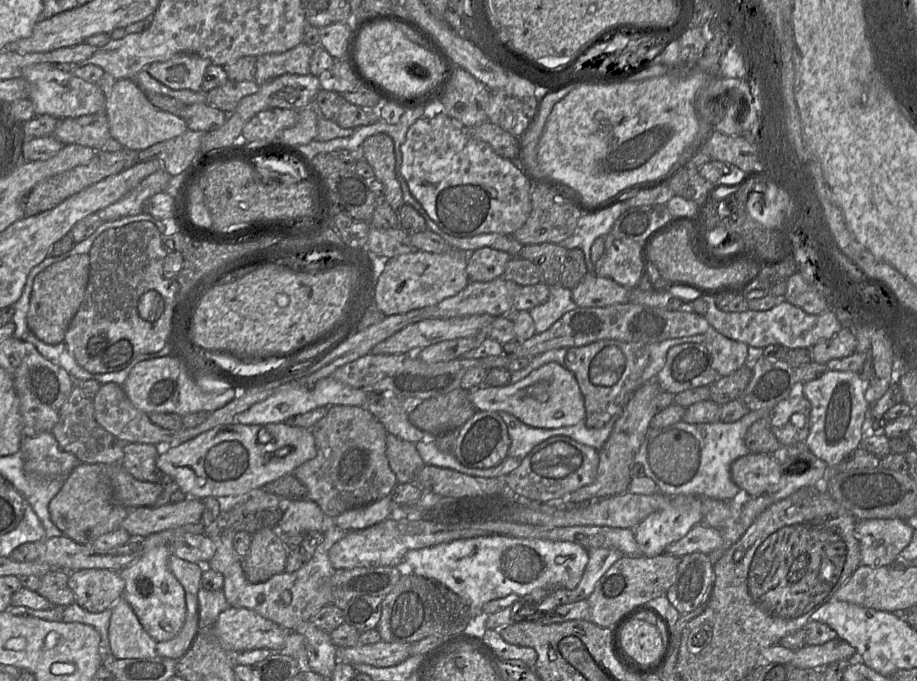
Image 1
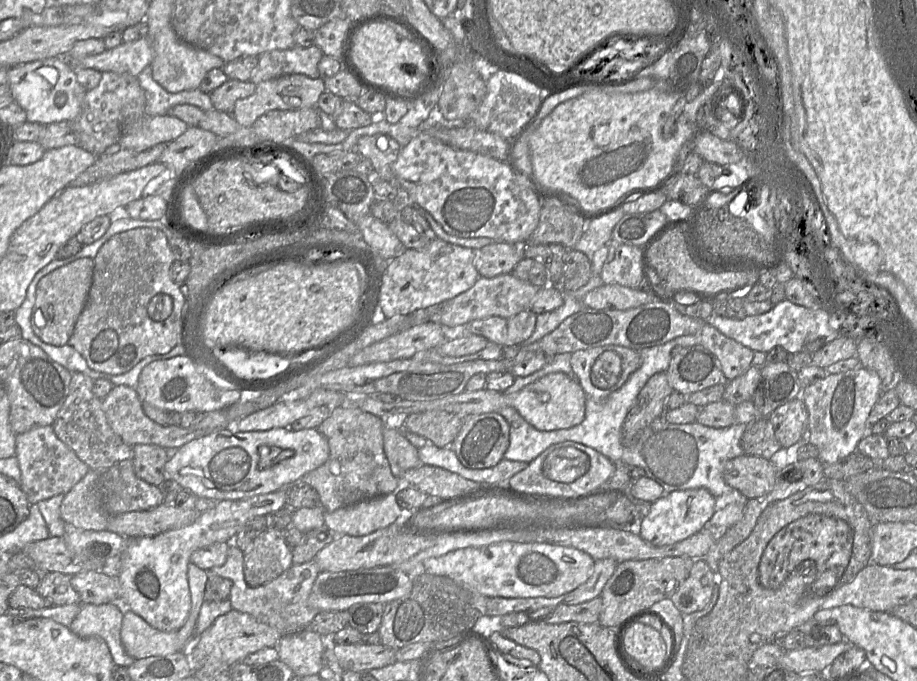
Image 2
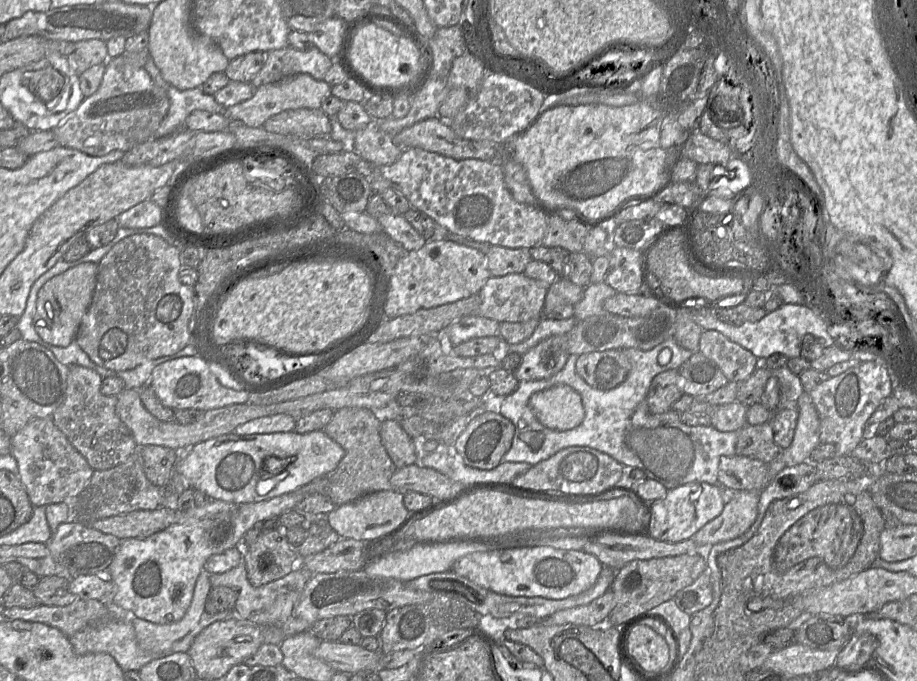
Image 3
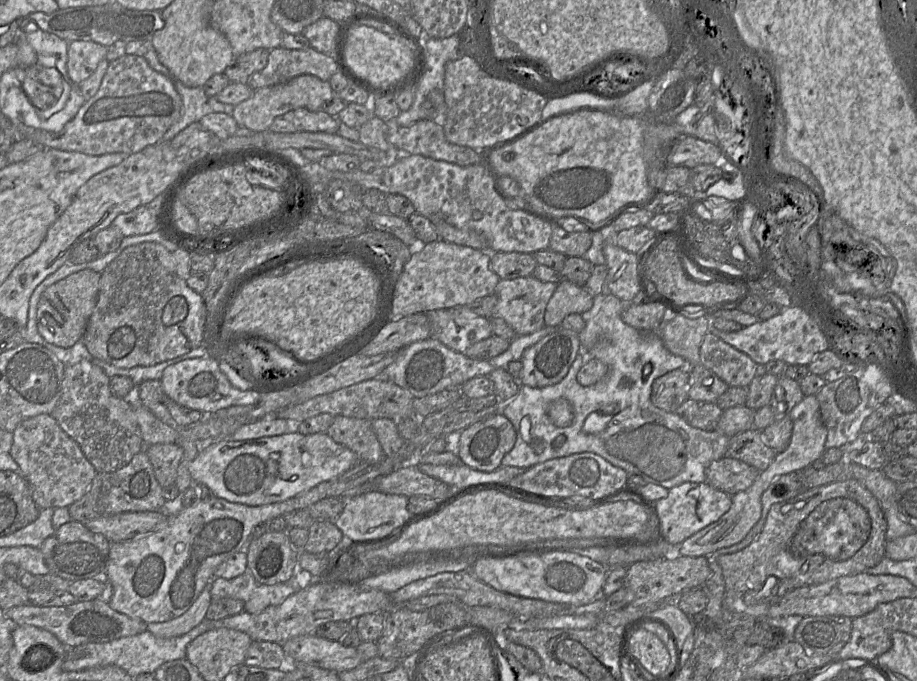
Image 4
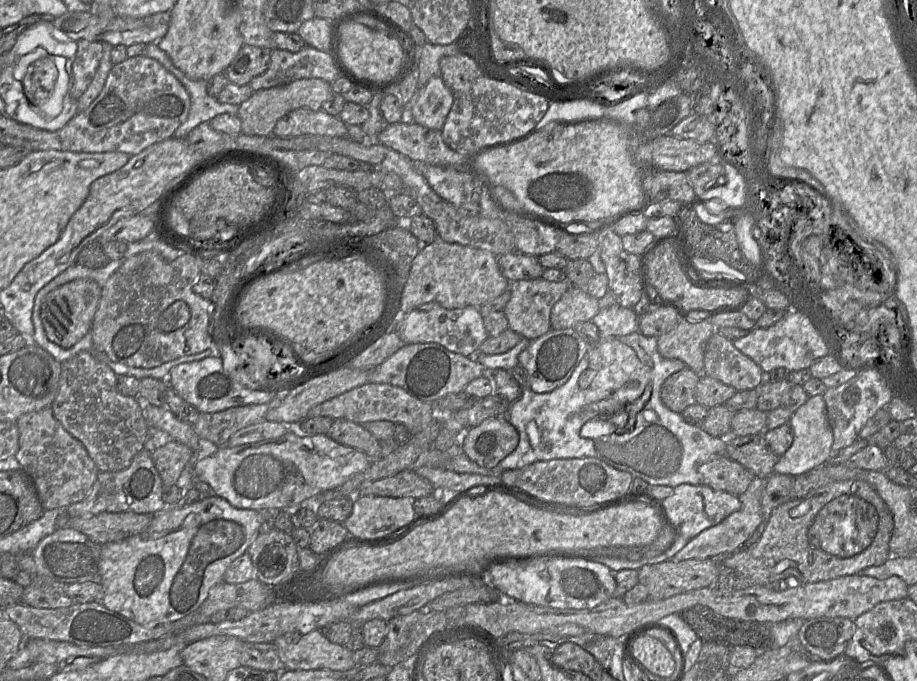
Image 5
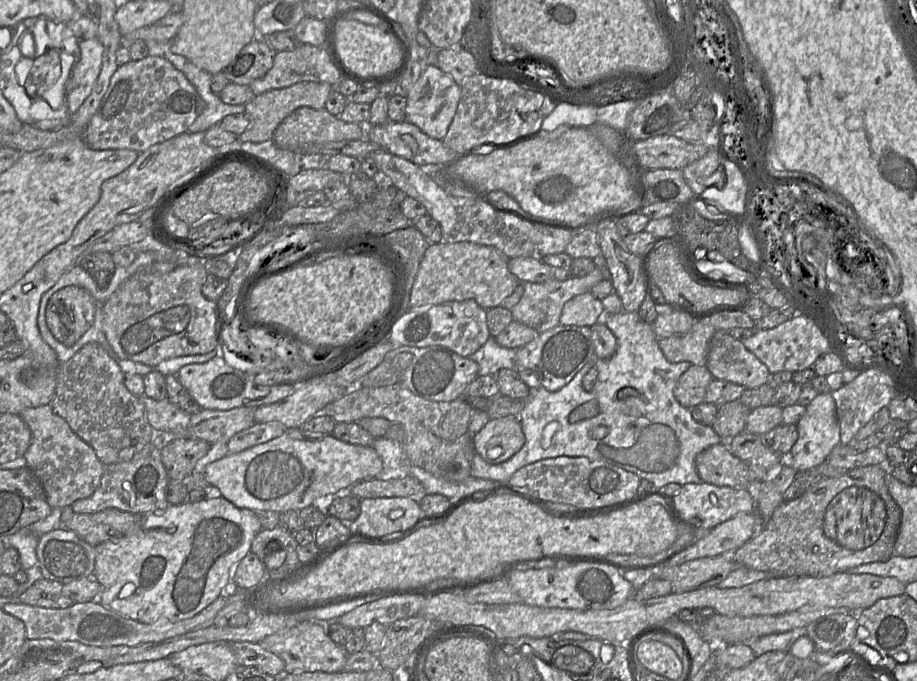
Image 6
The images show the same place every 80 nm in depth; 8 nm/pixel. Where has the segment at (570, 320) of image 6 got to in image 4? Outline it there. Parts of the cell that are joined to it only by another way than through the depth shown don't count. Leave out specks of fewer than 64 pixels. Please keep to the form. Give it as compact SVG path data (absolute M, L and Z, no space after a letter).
M563 278L546 306L544 323L558 327L569 314L582 314L593 305L593 297L583 288Z

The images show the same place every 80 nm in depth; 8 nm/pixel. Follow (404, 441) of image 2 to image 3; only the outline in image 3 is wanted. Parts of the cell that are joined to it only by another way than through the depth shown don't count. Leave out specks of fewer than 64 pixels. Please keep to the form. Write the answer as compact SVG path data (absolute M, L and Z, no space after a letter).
M383 420L380 436L395 469L417 462L413 439L404 431L398 420Z

